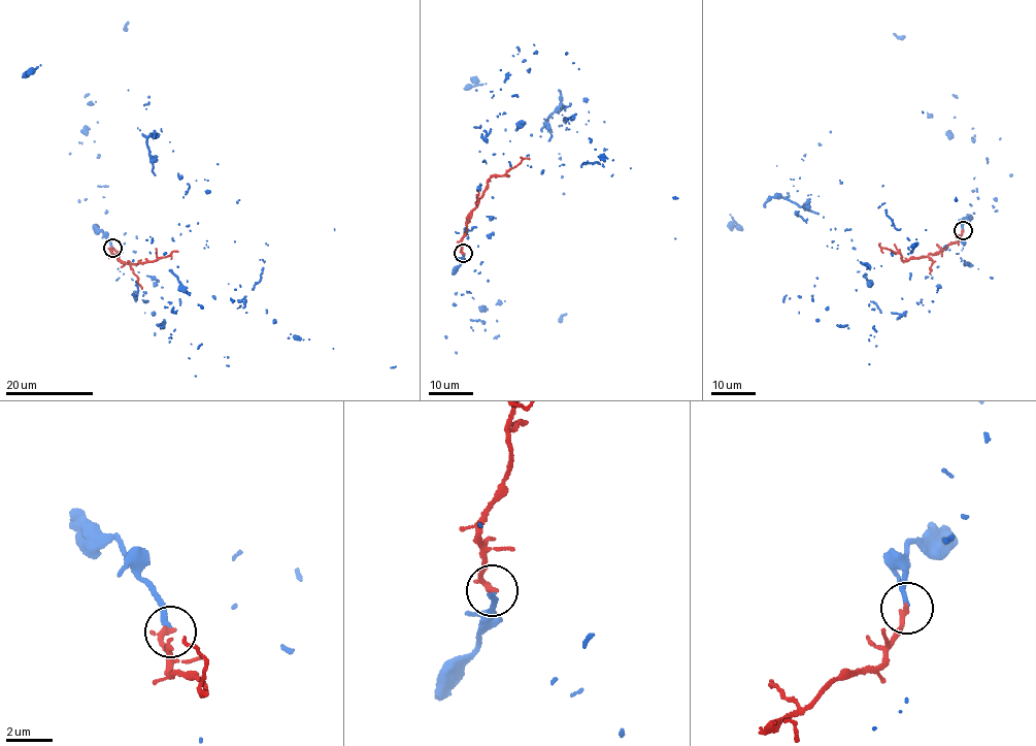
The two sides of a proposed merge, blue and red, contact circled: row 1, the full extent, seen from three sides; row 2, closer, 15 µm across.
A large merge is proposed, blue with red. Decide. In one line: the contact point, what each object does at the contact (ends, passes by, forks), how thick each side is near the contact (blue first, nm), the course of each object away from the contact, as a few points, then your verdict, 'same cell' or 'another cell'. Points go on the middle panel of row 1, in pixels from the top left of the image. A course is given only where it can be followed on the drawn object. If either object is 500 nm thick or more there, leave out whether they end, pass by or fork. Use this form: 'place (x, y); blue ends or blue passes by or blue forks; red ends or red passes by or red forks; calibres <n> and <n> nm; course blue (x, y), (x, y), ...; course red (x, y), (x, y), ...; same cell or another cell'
place (463, 253); blue ends; red ends; calibres 200 and 260 nm; course blue (464, 254), (497, 116), (540, 137), (569, 123), (546, 121), (566, 127), (558, 153), (464, 89); course red (463, 253), (460, 245), (466, 224), (490, 179), (504, 174), (524, 158), (529, 159); another cell

